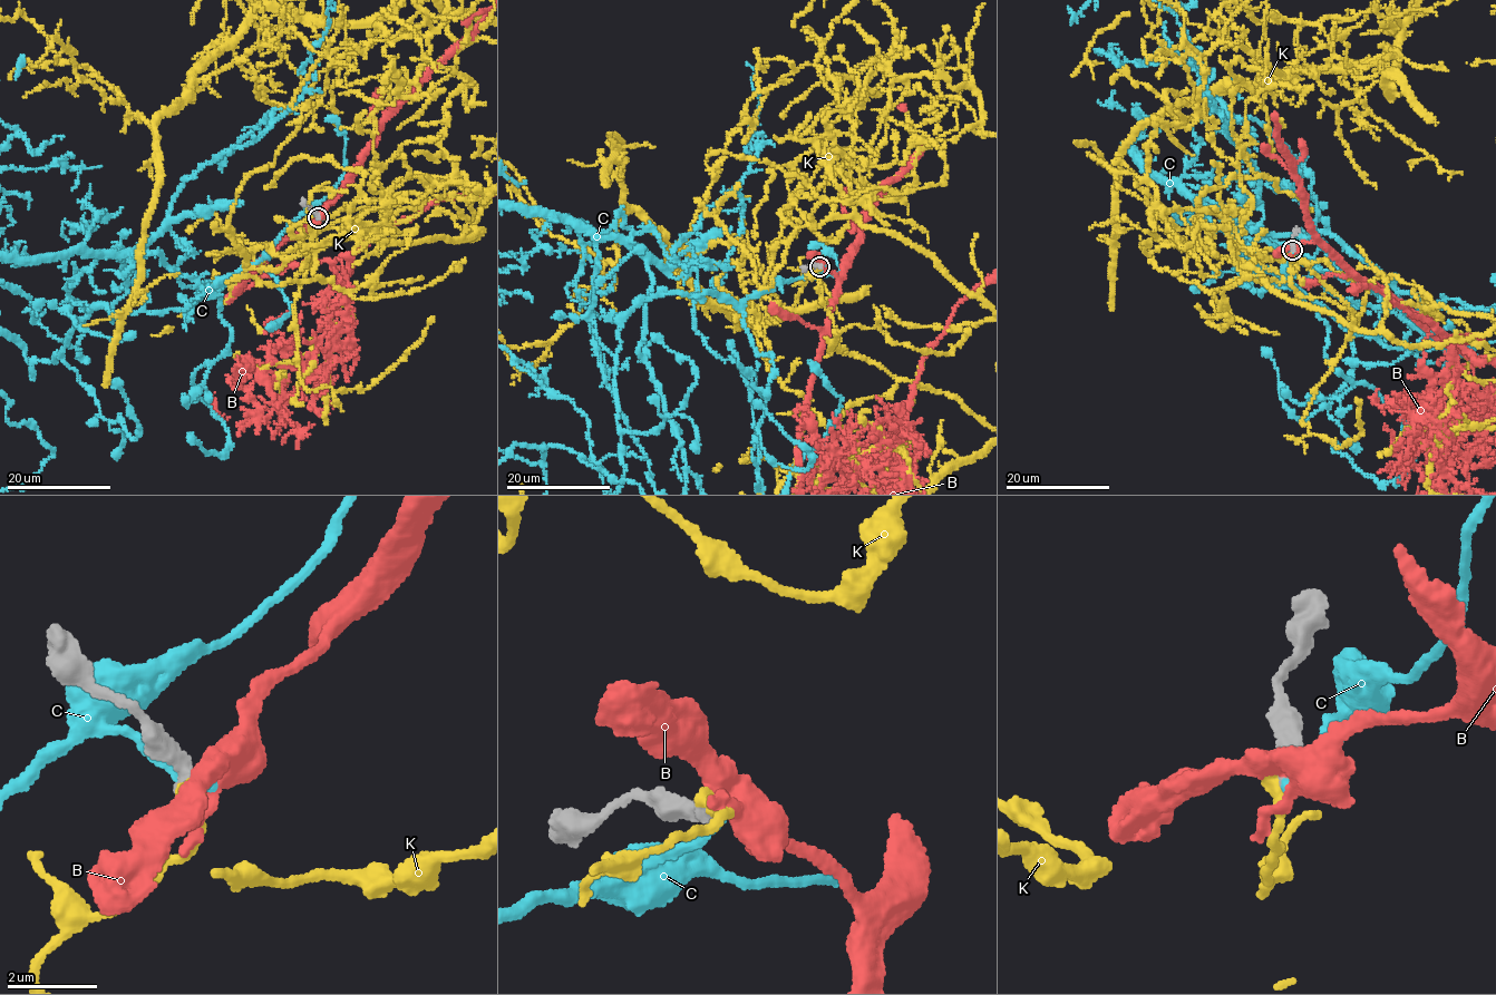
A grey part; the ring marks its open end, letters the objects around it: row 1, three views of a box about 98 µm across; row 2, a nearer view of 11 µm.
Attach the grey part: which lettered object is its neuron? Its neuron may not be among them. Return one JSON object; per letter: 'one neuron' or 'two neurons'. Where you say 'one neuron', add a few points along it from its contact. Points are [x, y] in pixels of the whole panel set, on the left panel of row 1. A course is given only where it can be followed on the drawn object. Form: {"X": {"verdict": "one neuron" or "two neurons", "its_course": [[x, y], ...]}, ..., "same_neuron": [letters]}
{"B": {"verdict": "two neurons"}, "C": {"verdict": "two neurons"}, "K": {"verdict": "one neuron"}, "same_neuron": ["K"]}

